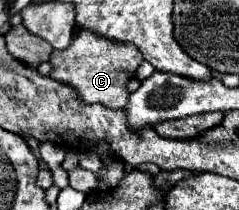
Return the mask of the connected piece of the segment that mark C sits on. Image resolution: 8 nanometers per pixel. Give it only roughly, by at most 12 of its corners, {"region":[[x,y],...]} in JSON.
{"region":[[79,29],[49,77],[87,105],[125,109],[145,59],[133,43]]}

